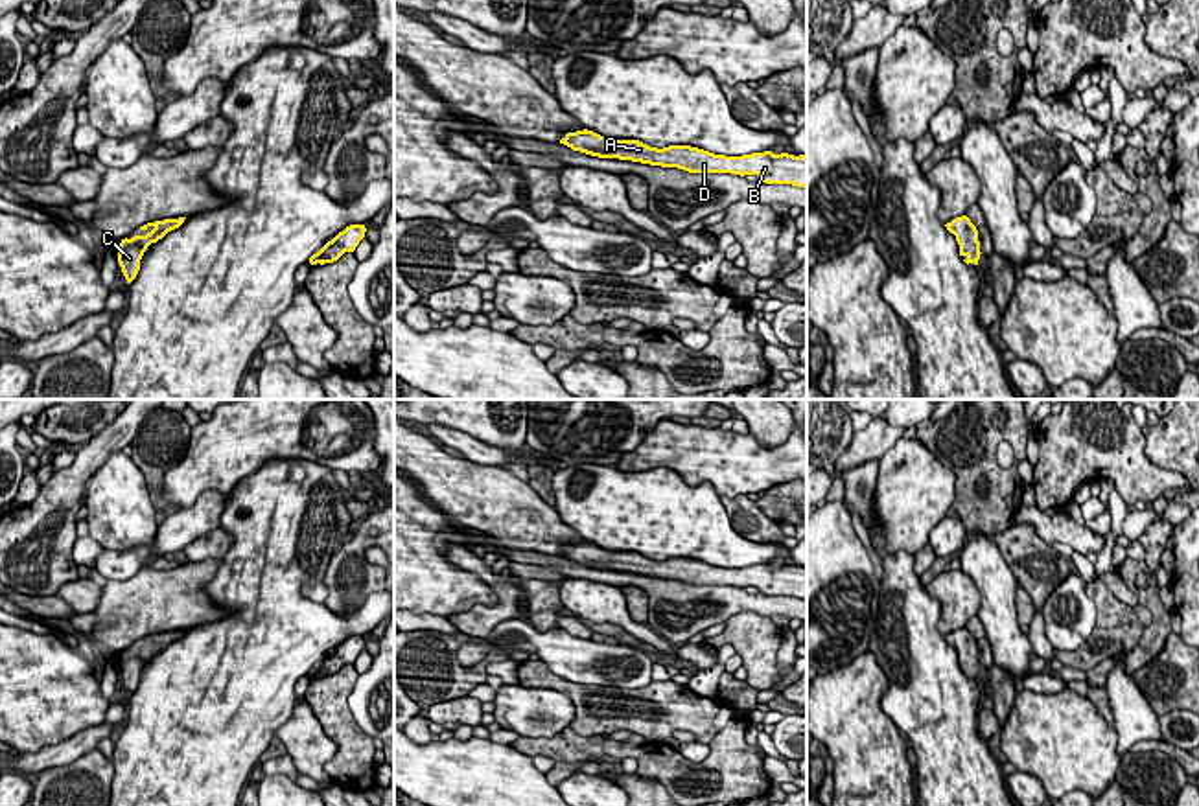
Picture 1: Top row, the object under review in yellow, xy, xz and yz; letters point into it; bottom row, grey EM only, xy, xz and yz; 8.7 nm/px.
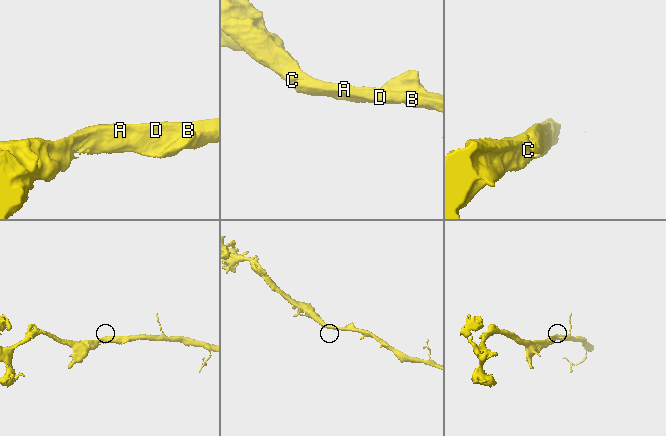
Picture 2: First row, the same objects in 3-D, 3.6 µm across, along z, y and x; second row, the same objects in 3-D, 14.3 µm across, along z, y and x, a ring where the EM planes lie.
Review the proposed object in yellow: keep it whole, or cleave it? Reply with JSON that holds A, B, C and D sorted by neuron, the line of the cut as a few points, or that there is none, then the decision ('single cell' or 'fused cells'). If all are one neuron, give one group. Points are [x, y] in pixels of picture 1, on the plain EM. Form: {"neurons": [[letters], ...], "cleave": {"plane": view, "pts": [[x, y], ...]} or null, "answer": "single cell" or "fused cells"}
{"neurons": [["A", "B", "C", "D"]], "cleave": null, "answer": "single cell"}

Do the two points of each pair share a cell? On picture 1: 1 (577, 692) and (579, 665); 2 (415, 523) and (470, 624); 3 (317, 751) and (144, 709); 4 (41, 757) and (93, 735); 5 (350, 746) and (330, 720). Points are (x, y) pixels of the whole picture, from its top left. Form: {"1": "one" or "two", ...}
{"1": "two", "2": "two", "3": "two", "4": "one", "5": "one"}

